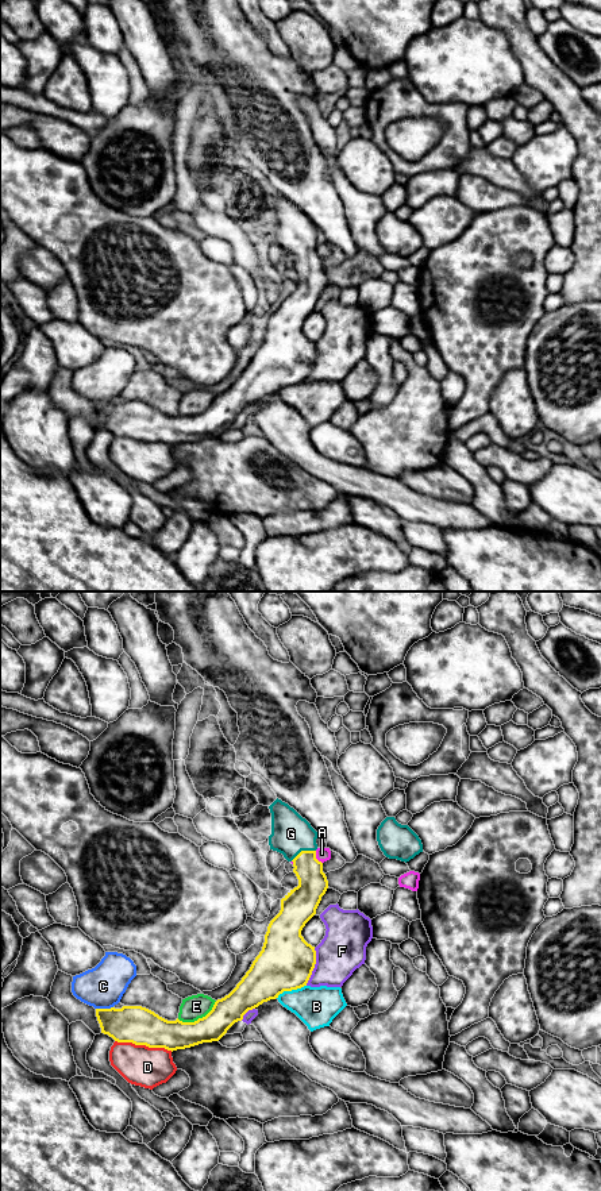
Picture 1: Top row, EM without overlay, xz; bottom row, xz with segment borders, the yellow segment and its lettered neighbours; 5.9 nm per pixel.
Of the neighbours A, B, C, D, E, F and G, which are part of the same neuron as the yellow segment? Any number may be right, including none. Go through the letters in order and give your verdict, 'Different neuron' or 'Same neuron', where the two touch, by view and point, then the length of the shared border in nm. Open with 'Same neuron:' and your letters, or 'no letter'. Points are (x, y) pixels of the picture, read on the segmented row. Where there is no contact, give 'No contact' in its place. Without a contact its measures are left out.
Same neuron: G
A: Different neuron. Touches yellow at xz (315, 858). Shared border 90 nm
B: Different neuron. Touches yellow at xz (291, 990). Shared border 190 nm
C: Different neuron. Touches yellow at xz (104, 1009). Shared border 110 nm
D: Different neuron. Touches yellow at xz (143, 1044). Shared border 360 nm
E: Different neuron. Touches yellow at xz (199, 1018). Shared border 260 nm
F: Different neuron. Touches yellow at xz (314, 967). Shared border 240 nm
G: Same neuron. Touches yellow at xz (303, 851). Shared border 170 nm

